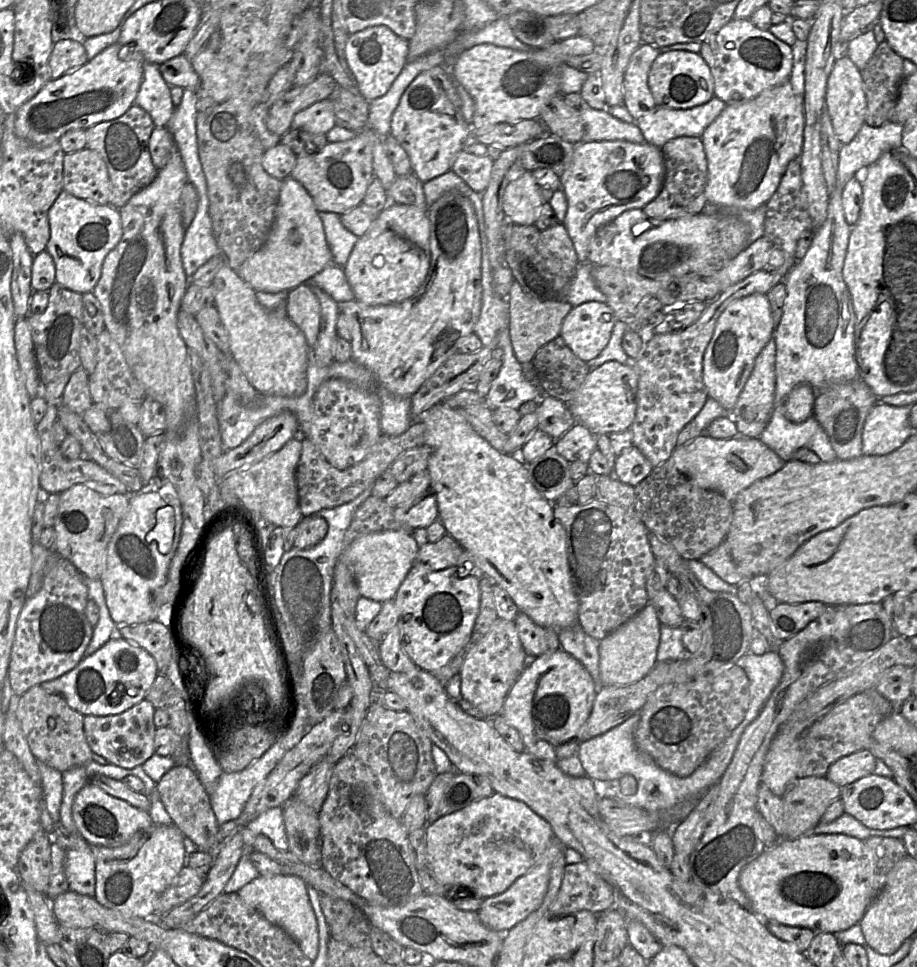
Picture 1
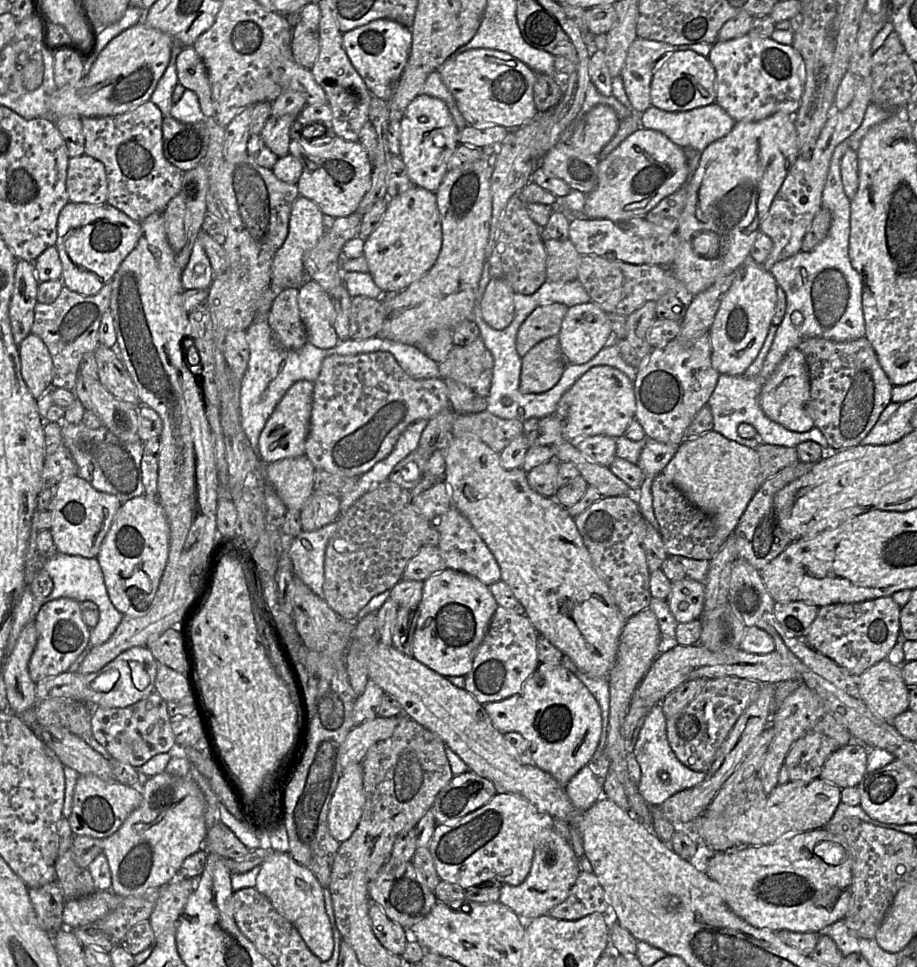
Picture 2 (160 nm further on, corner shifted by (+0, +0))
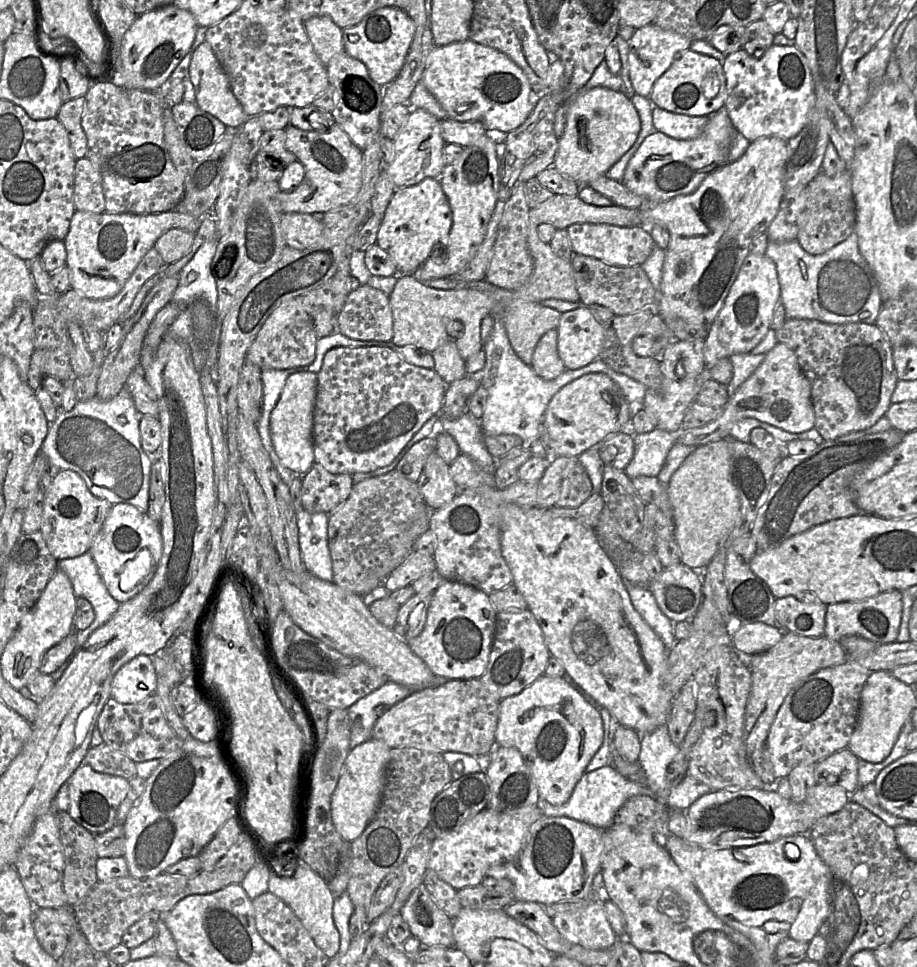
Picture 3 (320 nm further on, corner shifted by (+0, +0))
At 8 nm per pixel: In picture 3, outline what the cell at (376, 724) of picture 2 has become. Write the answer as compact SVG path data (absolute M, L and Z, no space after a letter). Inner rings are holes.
M452 679L437 687L414 691L380 716L372 731L372 738L381 740L390 748L414 747L433 753L448 751L471 756L490 754L496 747L495 733L499 719L499 699L480 679Z

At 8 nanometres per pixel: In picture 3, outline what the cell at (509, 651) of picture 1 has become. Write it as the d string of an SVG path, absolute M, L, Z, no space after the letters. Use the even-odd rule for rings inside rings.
M529 609L501 611L496 615L489 660L480 680L499 699L520 693L544 674L550 657L543 632Z

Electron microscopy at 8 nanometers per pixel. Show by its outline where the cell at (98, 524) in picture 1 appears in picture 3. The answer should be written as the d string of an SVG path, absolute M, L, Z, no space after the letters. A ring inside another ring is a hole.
M60 470L54 474L52 485L45 493L40 531L46 545L57 560L78 557L90 551L112 505L95 497L85 481L74 471Z

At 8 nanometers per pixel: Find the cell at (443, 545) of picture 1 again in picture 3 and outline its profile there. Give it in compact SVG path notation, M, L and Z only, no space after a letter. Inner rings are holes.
M412 551L383 584L389 592L393 592L411 585L415 580L434 570L436 570L436 564L433 555Z

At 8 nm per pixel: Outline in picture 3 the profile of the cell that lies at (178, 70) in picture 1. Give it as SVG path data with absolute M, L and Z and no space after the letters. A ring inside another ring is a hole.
M204 41L193 52L189 65L189 80L194 86L195 103L203 111L220 120L228 129L240 129L248 117L234 96L227 74L221 67L210 45Z

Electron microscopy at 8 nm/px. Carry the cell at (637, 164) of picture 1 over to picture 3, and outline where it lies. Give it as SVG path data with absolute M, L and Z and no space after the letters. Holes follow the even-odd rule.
M722 107L711 115L702 116L709 116L709 120L703 132L697 138L679 140L658 131L648 135L628 162L621 181L622 184L629 191L647 199L649 202L662 202L679 195L692 193L708 174L728 163L732 140L738 131L735 129L727 110Z

